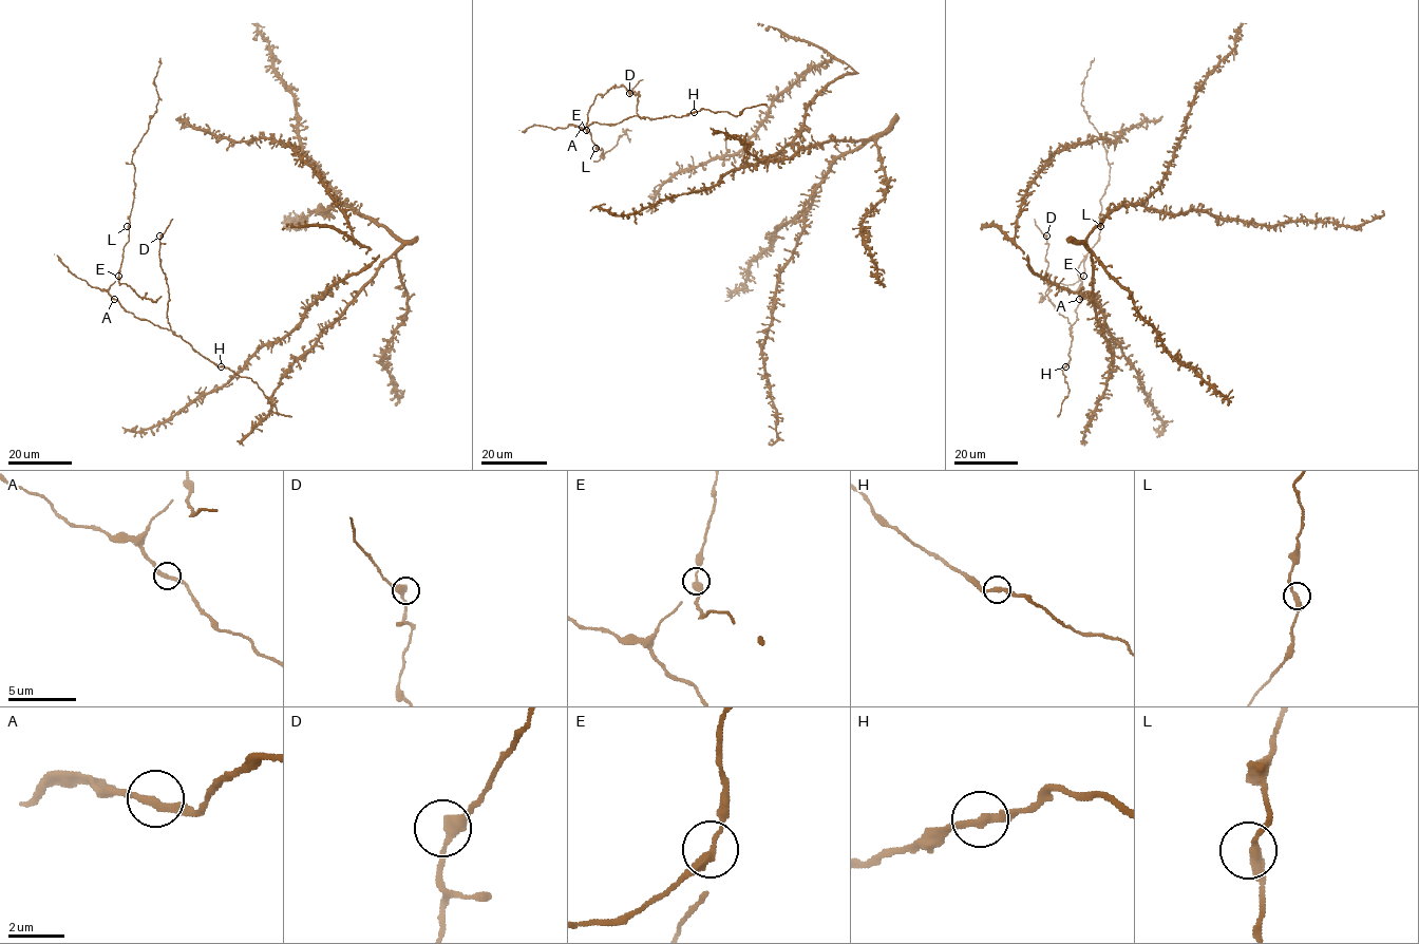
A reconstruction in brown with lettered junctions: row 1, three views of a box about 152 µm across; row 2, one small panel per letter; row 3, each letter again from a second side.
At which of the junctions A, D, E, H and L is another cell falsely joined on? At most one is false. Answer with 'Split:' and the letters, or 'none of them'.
Split: E

